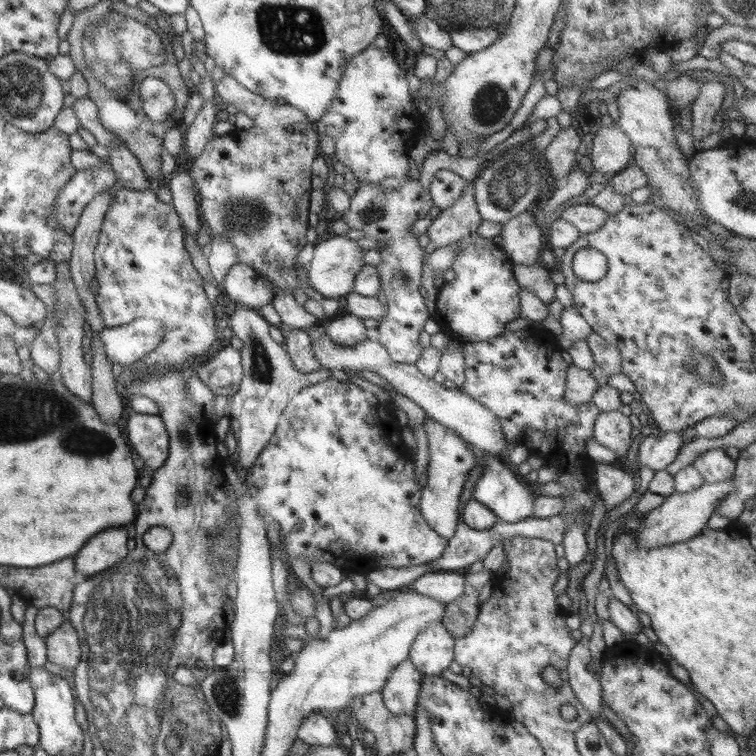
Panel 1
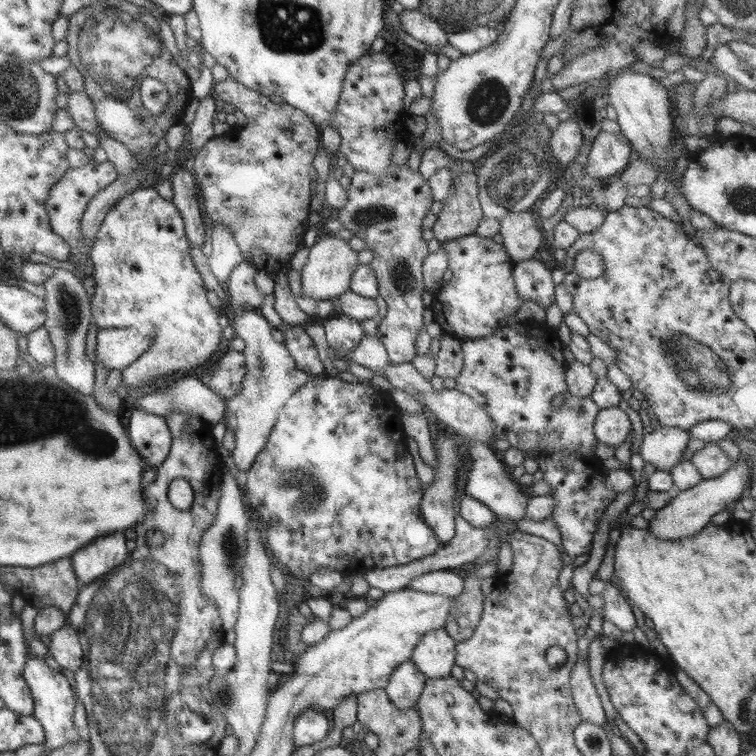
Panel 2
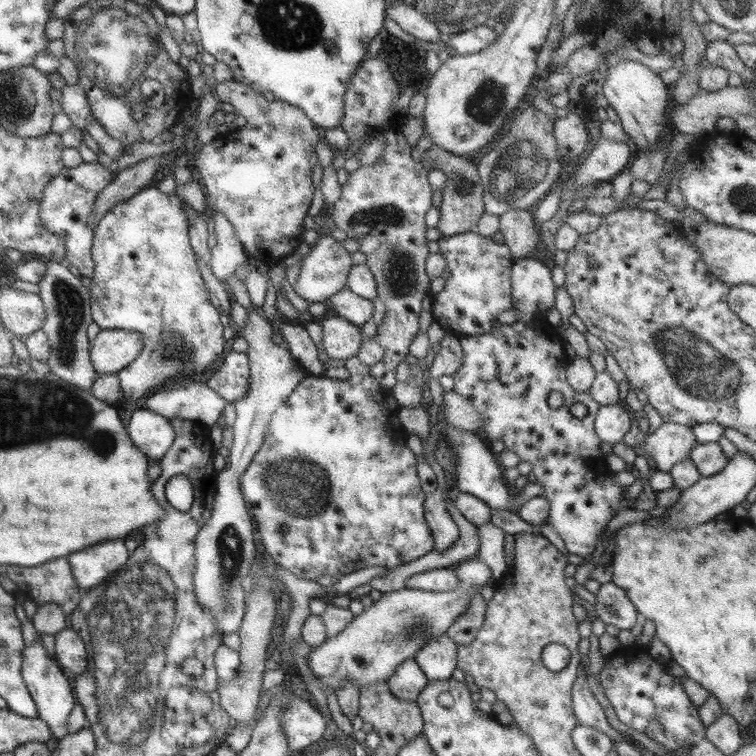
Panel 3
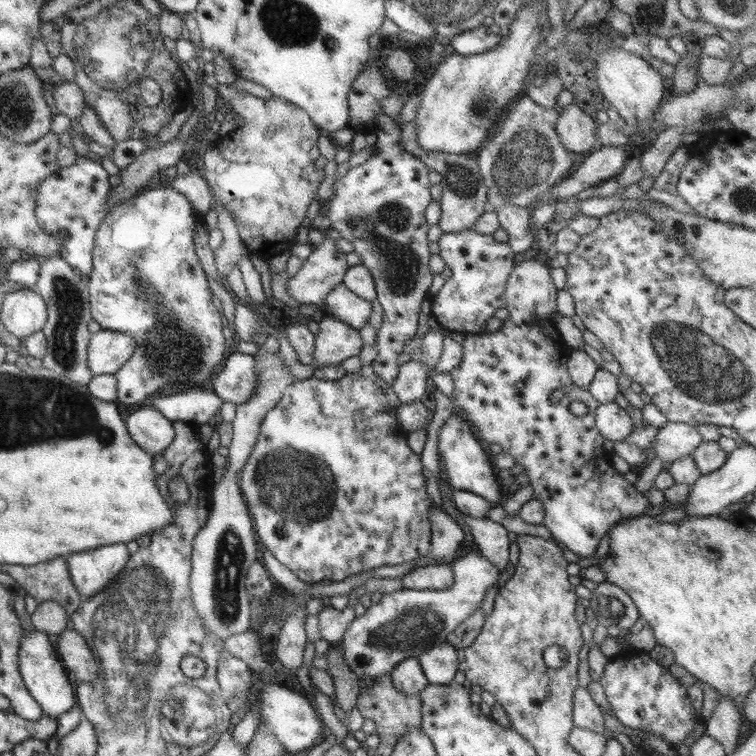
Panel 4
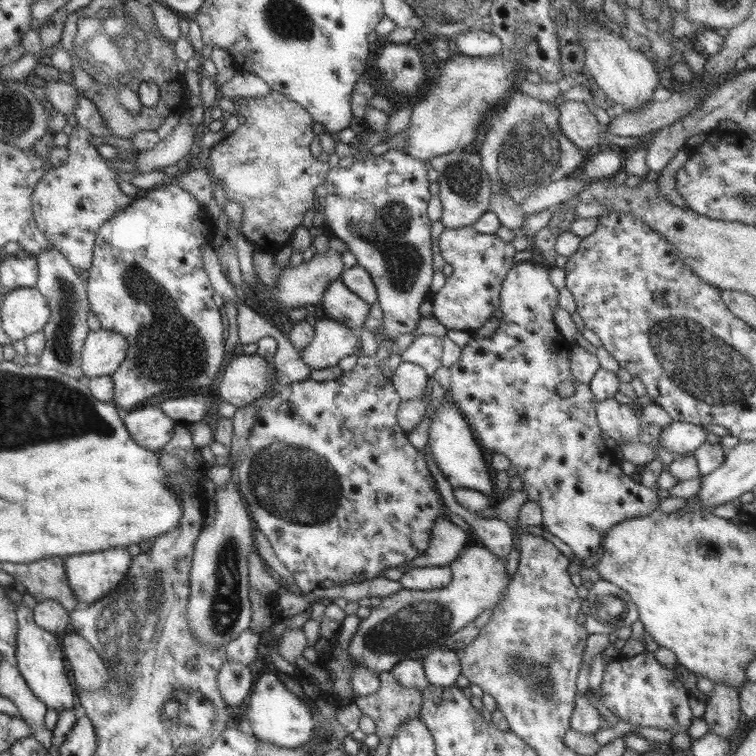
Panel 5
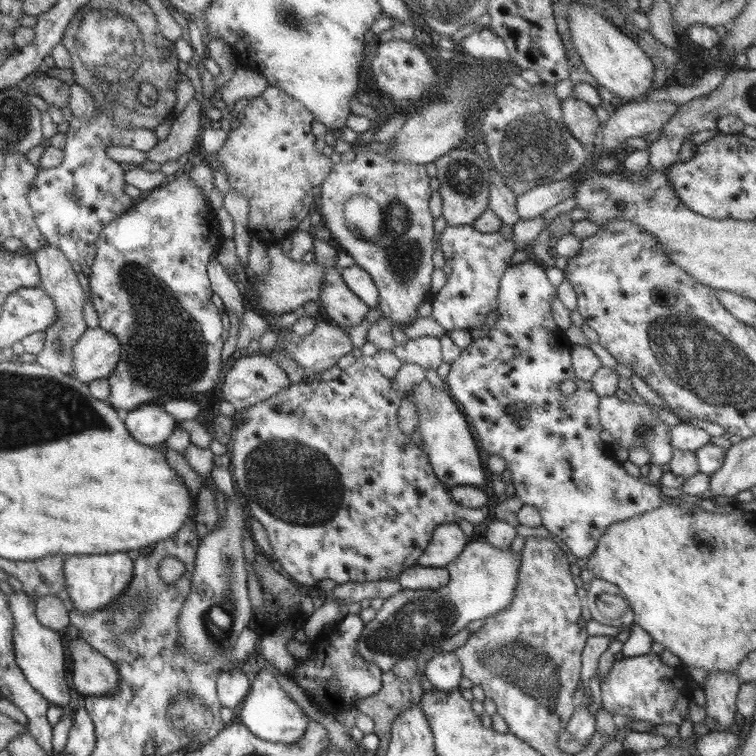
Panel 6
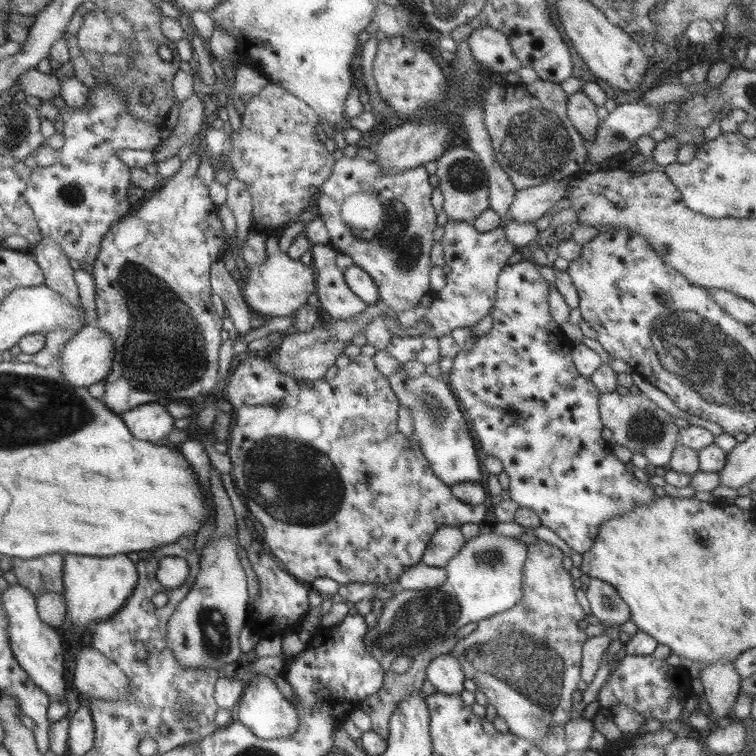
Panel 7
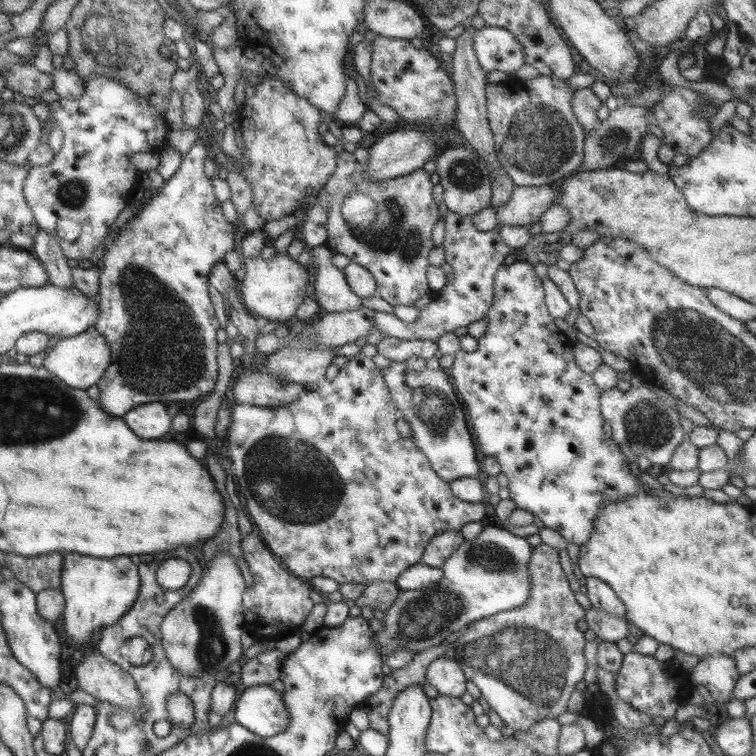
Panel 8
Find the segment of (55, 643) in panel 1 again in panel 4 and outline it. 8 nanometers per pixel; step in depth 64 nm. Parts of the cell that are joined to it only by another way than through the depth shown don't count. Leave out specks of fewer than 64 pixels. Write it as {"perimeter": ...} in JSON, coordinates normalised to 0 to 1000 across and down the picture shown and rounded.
{"perimeter":[[[83,832],[77,839],[74,851],[71,858],[79,869],[81,878],[83,878],[86,885],[97,889],[102,902],[120,905],[123,899],[131,901],[132,888],[130,886],[130,874],[122,865],[122,860],[118,860],[116,851],[112,849],[111,844],[107,844],[106,839],[102,839],[101,833]]]}

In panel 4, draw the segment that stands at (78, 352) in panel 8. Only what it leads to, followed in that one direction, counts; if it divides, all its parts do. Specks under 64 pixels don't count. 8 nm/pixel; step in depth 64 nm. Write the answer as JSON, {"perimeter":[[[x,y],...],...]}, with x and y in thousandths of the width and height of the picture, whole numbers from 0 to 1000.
{"perimeter":[[[135,435],[118,447],[112,481],[124,496],[149,495],[179,464],[176,447],[165,440]]]}

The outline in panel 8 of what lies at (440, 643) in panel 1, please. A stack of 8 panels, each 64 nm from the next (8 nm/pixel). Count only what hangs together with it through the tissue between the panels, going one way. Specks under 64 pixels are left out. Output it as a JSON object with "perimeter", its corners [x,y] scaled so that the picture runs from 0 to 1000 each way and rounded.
{"perimeter":[[[587,865],[571,873],[563,884],[562,902],[570,905],[581,919],[608,922],[616,915],[618,901],[603,872]]]}

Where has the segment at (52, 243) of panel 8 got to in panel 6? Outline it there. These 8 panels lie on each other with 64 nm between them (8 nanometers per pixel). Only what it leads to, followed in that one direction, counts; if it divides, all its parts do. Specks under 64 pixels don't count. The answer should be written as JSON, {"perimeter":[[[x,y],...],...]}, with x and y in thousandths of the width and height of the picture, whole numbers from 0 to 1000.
{"perimeter":[[[61,321],[57,328],[46,332],[41,339],[50,352],[52,380],[60,384],[60,390],[70,396],[70,403],[75,411],[70,429],[57,438],[60,442],[57,462],[48,470],[46,479],[61,489],[91,496],[97,491],[97,456],[112,440],[114,430],[110,422],[112,392],[102,373],[99,357],[94,356],[94,348],[74,325]]]}

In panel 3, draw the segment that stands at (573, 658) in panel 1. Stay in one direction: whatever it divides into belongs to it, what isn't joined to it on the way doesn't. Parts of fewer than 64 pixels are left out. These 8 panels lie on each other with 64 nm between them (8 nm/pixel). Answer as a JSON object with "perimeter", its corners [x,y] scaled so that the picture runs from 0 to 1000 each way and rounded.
{"perimeter":[[[763,893],[755,906],[754,919],[757,923],[757,938],[765,959],[774,959],[798,968],[808,979],[827,980],[832,976],[827,971],[813,967],[806,960],[798,943],[798,937],[792,933],[784,919],[782,910],[776,906],[772,894]]]}

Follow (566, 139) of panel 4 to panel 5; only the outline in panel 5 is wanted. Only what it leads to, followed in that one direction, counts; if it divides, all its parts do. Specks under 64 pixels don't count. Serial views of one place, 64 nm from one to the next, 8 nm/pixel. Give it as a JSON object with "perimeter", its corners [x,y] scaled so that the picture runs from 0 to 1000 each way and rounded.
{"perimeter":[[[750,134],[741,138],[738,165],[766,198],[780,201],[792,194],[795,165],[771,135]]]}

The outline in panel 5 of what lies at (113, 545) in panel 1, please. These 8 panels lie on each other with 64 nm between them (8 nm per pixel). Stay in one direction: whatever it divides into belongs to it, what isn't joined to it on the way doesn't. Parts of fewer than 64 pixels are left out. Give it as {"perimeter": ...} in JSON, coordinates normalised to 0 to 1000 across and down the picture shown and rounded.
{"perimeter":[[[165,724],[98,733],[85,737],[83,741],[93,779],[103,796],[112,800],[130,795],[131,790],[146,784],[148,778],[165,762],[165,758],[171,757],[171,746],[173,746],[173,735]]]}

